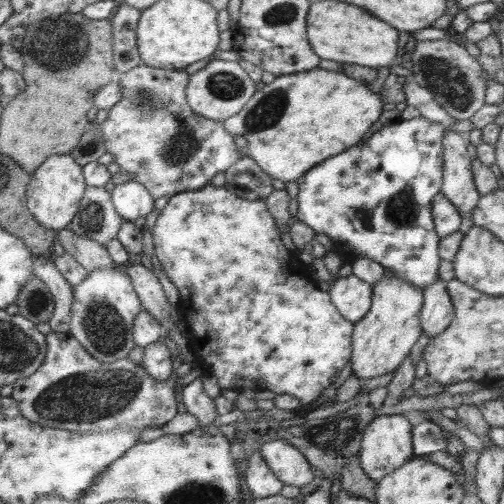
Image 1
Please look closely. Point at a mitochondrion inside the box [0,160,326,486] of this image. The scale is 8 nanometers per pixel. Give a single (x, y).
(82, 398)

